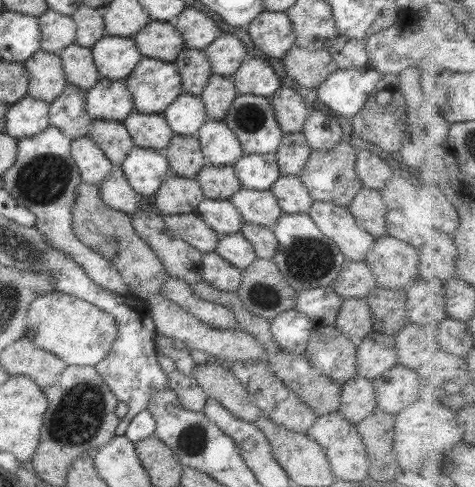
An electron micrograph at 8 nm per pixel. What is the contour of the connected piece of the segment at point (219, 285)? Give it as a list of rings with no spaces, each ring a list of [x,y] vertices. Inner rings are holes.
[[[214,251],[201,254],[202,280],[215,290],[236,292],[241,282],[241,270],[225,262]]]

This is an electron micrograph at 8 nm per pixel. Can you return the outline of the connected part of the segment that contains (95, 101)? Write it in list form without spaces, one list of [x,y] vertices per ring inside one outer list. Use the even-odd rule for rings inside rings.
[[[100,77],[85,92],[85,110],[92,120],[103,119],[119,123],[133,112],[131,94],[123,80]]]

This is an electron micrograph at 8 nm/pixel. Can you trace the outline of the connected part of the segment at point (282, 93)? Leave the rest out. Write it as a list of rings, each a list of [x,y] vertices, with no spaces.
[[[287,84],[280,86],[268,98],[278,127],[283,133],[298,133],[303,130],[303,123],[309,115],[307,100],[301,100]]]

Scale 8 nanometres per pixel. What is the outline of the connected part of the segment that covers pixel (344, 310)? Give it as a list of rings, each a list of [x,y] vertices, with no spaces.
[[[365,296],[343,298],[333,327],[357,346],[371,332],[372,320]]]

